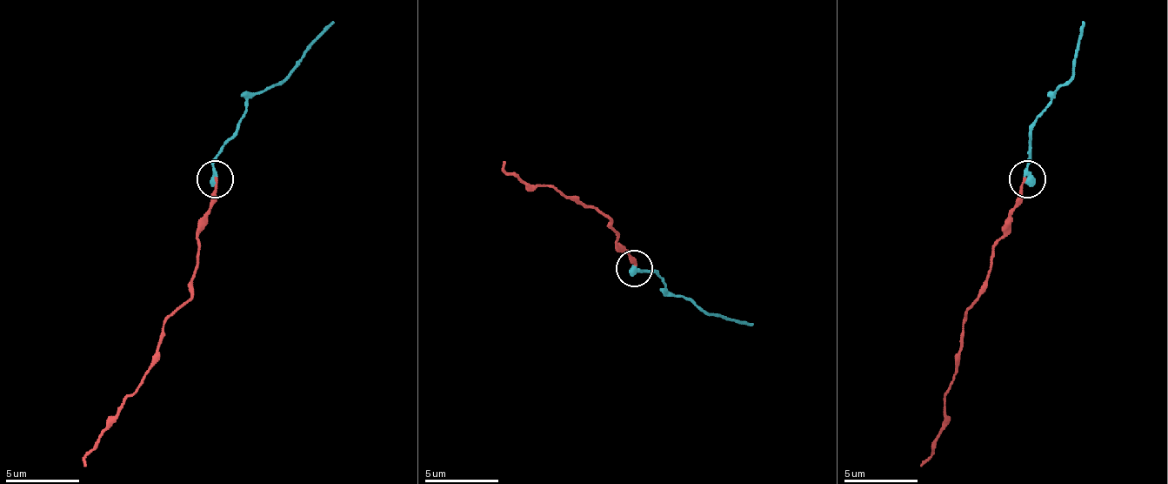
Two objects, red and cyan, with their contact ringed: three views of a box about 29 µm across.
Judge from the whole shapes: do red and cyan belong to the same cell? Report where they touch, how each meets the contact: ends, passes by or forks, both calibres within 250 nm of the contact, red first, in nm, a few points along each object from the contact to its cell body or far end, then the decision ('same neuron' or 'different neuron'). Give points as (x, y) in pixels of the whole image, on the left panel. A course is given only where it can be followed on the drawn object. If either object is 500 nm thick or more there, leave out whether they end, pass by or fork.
at (215, 178); red ends there; cyan ends there; 180 nm thick on the red side, 440 nm on the other; red runs (214, 180), (214, 202), (199, 231), (191, 294), (166, 319), (158, 360), (107, 430), (85, 467); cyan runs (214, 180), (217, 151), (232, 136), (247, 103), (287, 73), (335, 22); same neuron

